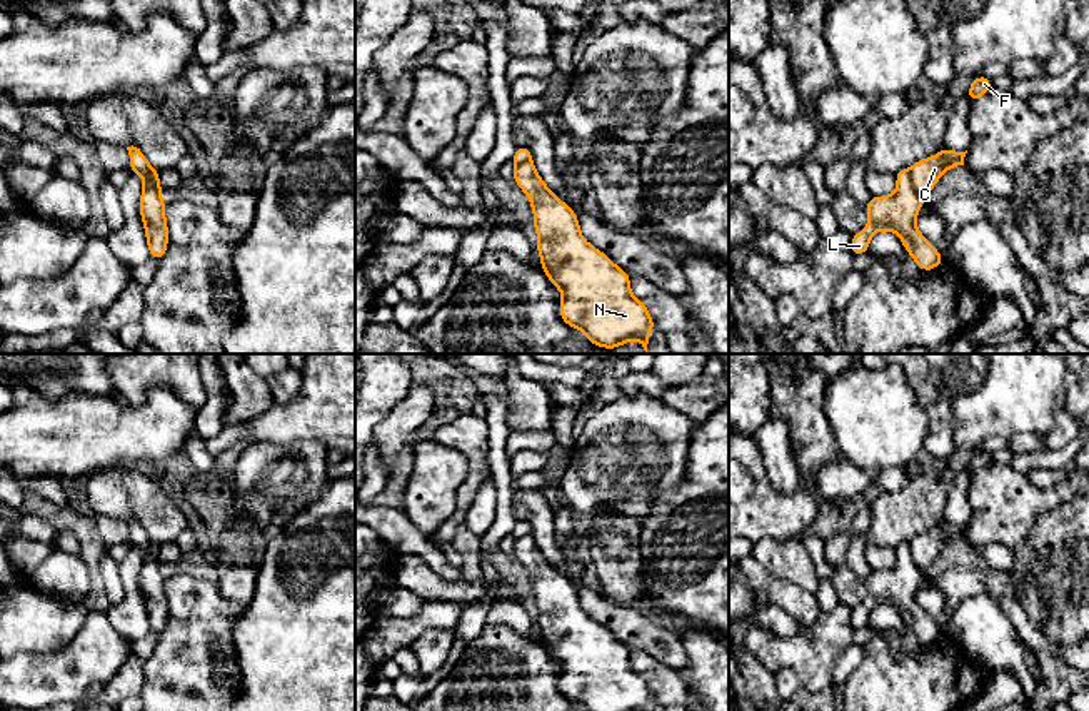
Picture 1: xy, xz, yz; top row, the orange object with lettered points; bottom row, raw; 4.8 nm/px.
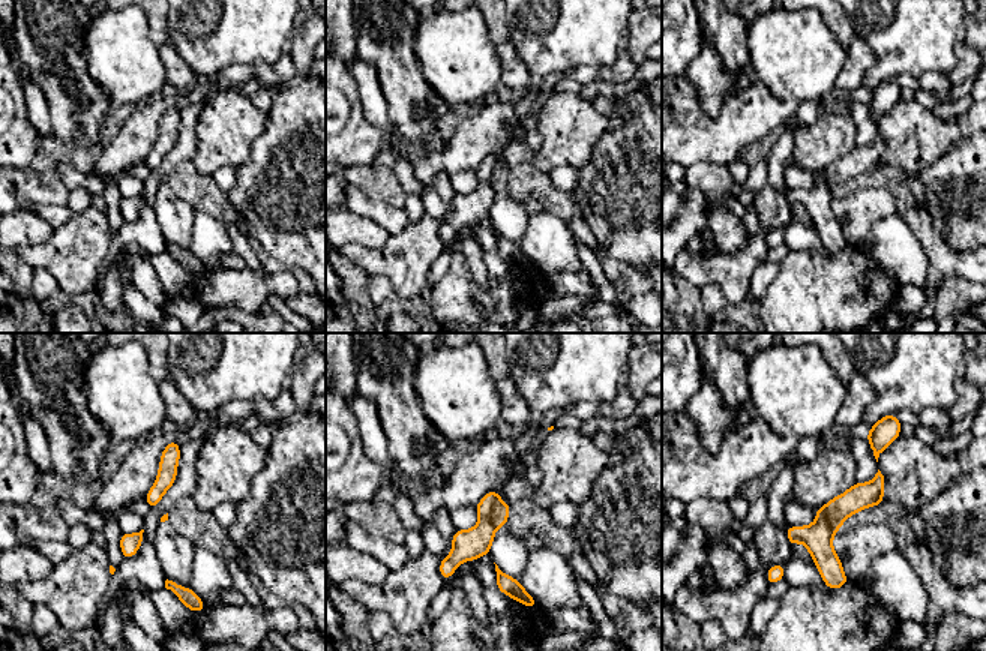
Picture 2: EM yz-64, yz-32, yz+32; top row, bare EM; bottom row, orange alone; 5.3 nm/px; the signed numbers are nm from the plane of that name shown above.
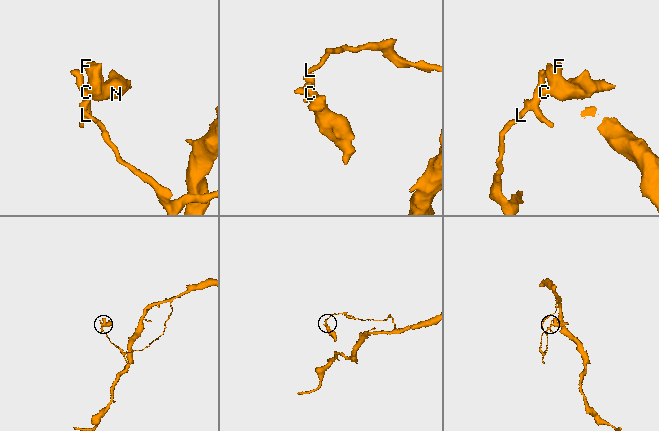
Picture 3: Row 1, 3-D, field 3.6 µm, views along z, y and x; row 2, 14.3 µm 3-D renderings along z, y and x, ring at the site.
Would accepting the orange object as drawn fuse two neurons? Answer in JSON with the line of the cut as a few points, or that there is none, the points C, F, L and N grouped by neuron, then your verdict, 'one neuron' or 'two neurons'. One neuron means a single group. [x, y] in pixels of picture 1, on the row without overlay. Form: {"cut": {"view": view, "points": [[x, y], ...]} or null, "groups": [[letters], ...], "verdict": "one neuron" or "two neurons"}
{"cut": {"view": "yz", "points": [[909, 543], [913, 563], [921, 573]]}, "groups": [["C", "F", "N"], ["L"]], "verdict": "two neurons"}

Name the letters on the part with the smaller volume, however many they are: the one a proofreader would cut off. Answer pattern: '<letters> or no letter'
C, F, N

